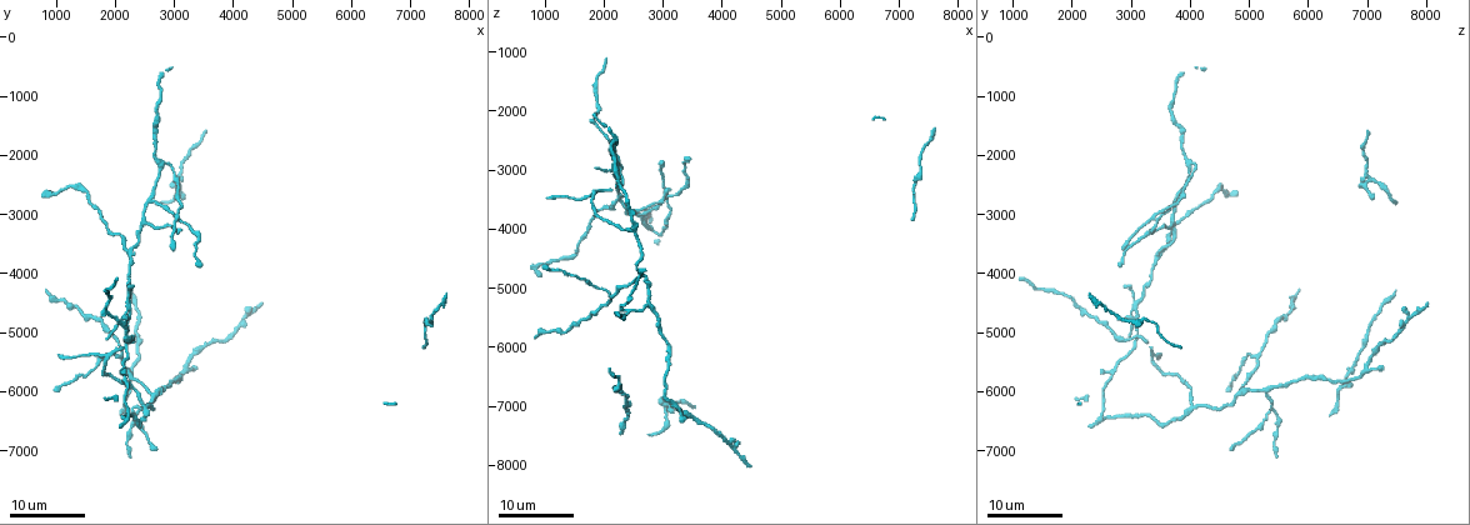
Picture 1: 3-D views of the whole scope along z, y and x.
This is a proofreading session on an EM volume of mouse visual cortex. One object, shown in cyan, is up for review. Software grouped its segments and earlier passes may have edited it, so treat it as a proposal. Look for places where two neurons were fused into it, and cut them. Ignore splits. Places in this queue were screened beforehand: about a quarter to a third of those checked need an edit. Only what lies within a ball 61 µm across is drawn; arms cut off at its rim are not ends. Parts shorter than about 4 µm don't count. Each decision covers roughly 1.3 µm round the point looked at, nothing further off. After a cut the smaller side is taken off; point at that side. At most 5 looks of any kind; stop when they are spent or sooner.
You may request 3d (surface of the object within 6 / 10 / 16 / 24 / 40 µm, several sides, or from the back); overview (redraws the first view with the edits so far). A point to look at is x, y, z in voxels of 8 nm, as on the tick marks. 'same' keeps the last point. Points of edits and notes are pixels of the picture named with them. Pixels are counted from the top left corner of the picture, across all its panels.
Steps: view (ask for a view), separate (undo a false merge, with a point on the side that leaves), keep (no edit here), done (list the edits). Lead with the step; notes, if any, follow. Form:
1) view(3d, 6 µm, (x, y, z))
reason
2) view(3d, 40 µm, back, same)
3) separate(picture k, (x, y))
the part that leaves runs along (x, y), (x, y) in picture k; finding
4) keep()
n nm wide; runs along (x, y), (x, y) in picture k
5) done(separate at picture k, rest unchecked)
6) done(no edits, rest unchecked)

view(3d, 16 µm, (2200, 3600, 3550))
four-way junction

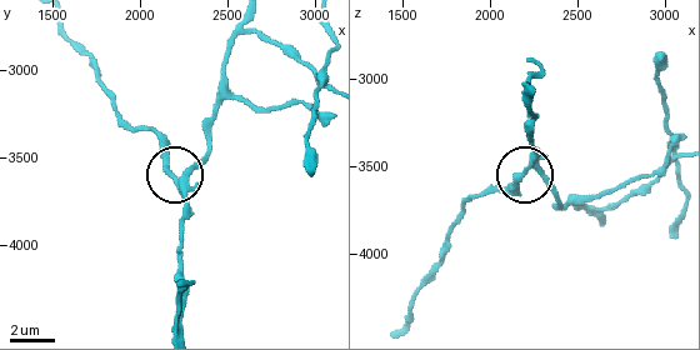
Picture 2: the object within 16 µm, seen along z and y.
view(3d, 6 µm, (2180, 3600, 3520))

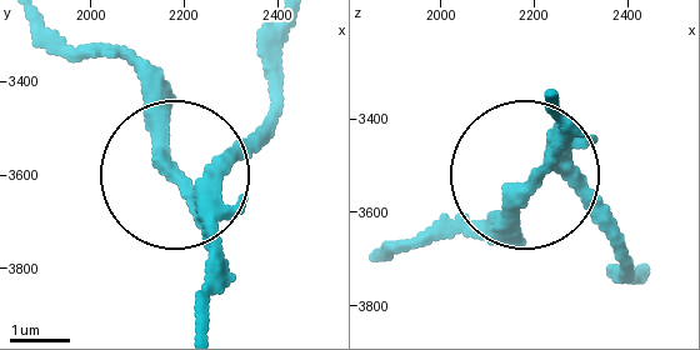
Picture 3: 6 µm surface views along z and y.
separate(picture 3, (160, 158))
230 nm wide; the part that leaves runs along (196, 209), (141, 79), (43, 20) in picture 3; a second neuron is stuck on

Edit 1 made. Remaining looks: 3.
view(3d, 16 µm, (3100, 3000, 3450))

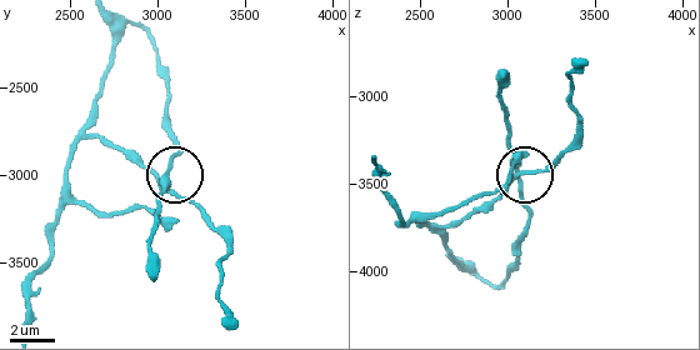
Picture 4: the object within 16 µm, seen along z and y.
view(3d, 10 µm, same)
closer look

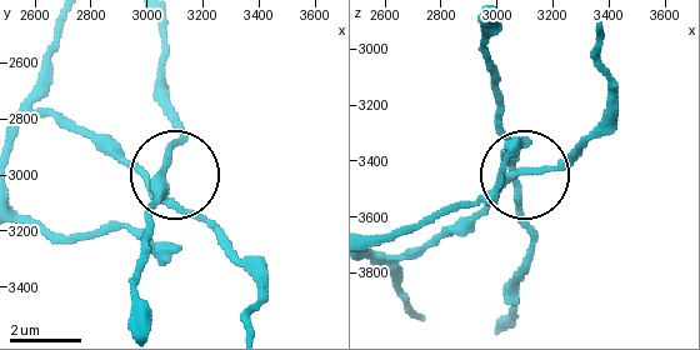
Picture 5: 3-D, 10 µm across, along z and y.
keep()
3 arms; one neuron here

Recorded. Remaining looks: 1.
done(separate at picture 3, rest unchecked)

